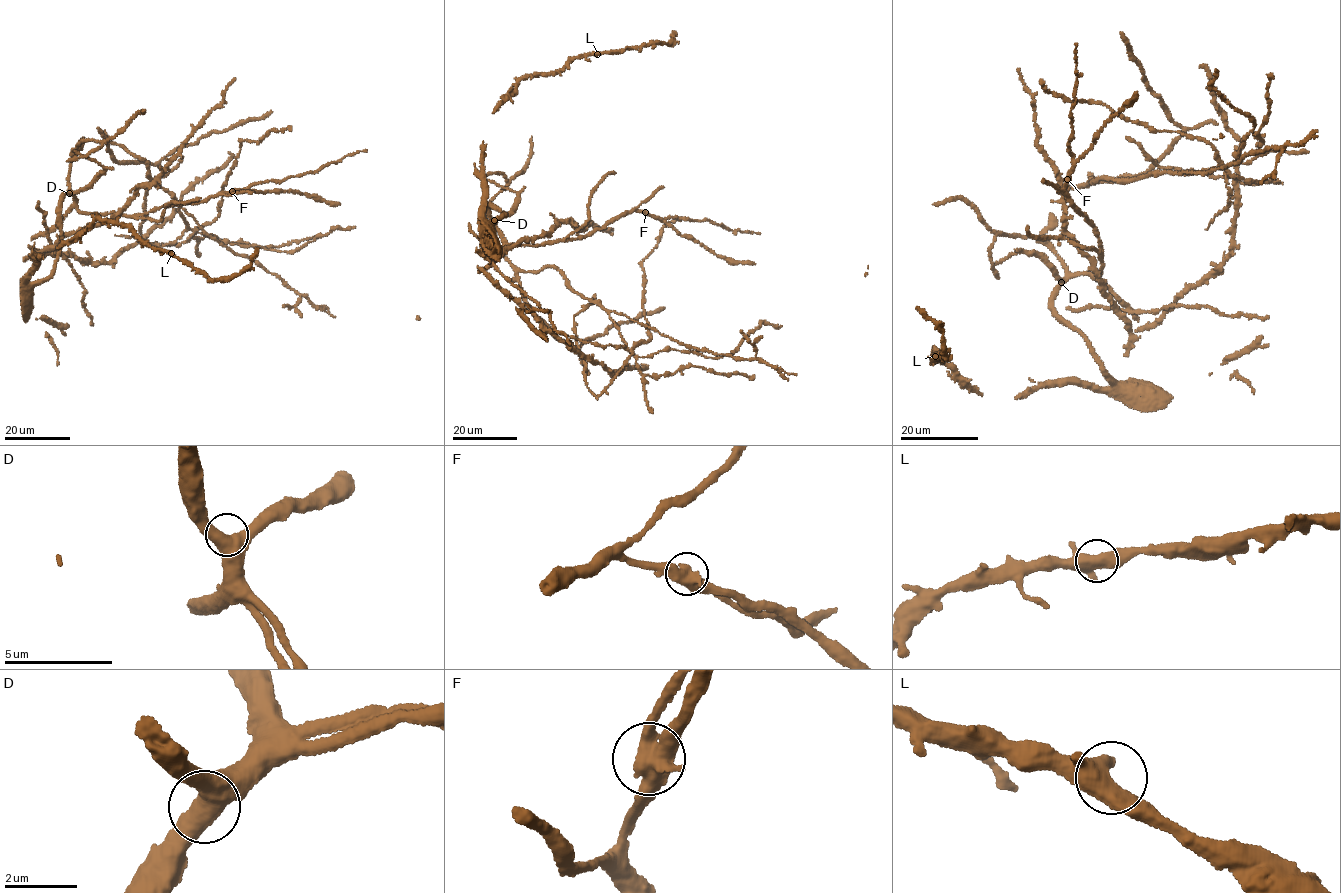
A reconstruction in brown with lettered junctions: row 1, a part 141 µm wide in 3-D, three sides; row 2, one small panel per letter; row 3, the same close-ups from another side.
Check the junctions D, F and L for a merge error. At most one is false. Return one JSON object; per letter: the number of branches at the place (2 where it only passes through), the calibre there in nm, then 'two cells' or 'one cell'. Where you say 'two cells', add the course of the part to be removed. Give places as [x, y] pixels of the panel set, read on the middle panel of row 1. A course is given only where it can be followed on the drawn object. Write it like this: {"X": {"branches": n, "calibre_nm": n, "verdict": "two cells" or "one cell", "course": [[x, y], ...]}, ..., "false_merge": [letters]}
{"D": {"branches": 3, "calibre_nm": 550, "verdict": "one cell"}, "F": {"branches": 3, "calibre_nm": 500, "verdict": "two cells", "course": [[646, 212], [661, 220], [677, 217], [709, 220], [731, 230], [760, 234]]}, "L": {"branches": 3, "calibre_nm": 480, "verdict": "one cell"}, "false_merge": ["F"]}

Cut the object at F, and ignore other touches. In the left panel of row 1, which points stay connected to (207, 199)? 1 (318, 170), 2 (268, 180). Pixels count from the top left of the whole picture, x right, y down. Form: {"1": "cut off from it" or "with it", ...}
{"1": "cut off from it", "2": "cut off from it"}

